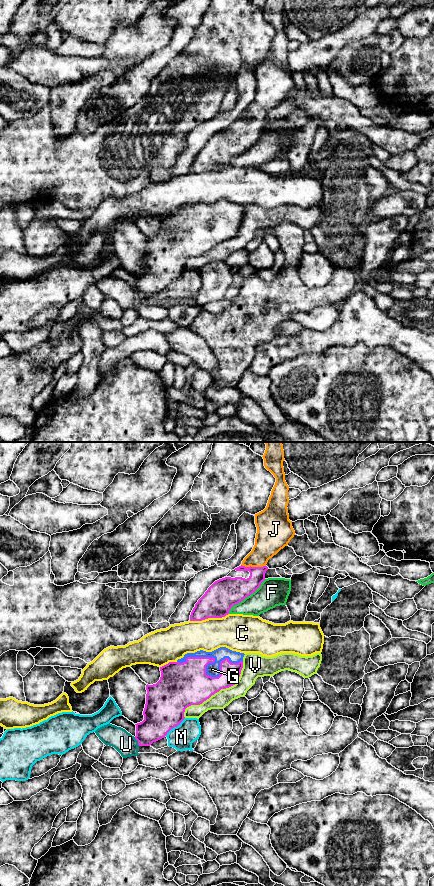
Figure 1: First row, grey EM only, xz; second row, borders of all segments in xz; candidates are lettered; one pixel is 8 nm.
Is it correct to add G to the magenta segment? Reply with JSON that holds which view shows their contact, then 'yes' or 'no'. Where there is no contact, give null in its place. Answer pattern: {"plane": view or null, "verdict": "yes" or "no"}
{"plane": "xz", "verdict": "yes"}

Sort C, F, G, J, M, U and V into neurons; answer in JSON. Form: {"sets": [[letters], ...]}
{"sets": [["C"], ["F"], ["G", "J"], ["M"], ["U"], ["V"]]}

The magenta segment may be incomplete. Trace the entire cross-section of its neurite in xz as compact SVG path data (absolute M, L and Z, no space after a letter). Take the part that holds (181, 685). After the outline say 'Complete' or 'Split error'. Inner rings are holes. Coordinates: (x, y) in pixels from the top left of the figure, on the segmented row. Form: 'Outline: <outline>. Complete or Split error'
Outline: M220 647L212 652L203 650L187 653L176 662L160 667L160 680L146 685L146 704L144 720L136 725L135 739L139 746L150 746L164 738L167 733L184 720L185 709L191 705L200 705L221 689L235 685L243 668L244 653Z. Split error

